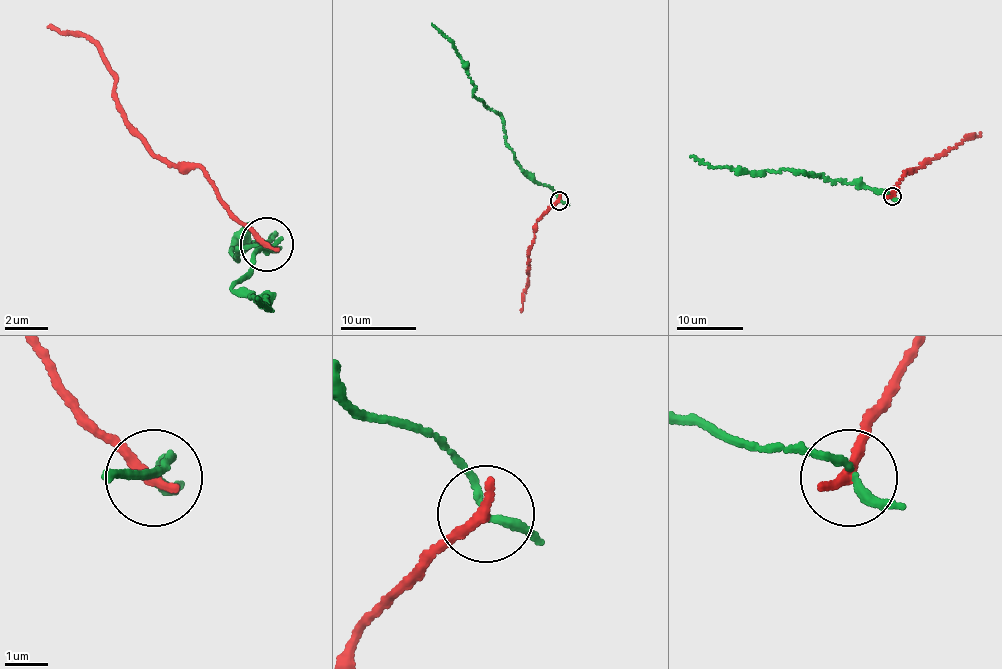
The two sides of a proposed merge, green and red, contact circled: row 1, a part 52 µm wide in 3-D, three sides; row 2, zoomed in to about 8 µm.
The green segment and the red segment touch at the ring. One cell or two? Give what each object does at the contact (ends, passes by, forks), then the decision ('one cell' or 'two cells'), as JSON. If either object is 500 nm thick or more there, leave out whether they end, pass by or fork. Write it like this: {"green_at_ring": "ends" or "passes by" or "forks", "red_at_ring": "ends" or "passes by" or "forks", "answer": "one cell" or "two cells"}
{"green_at_ring": "passes by", "red_at_ring": "ends", "answer": "two cells"}

